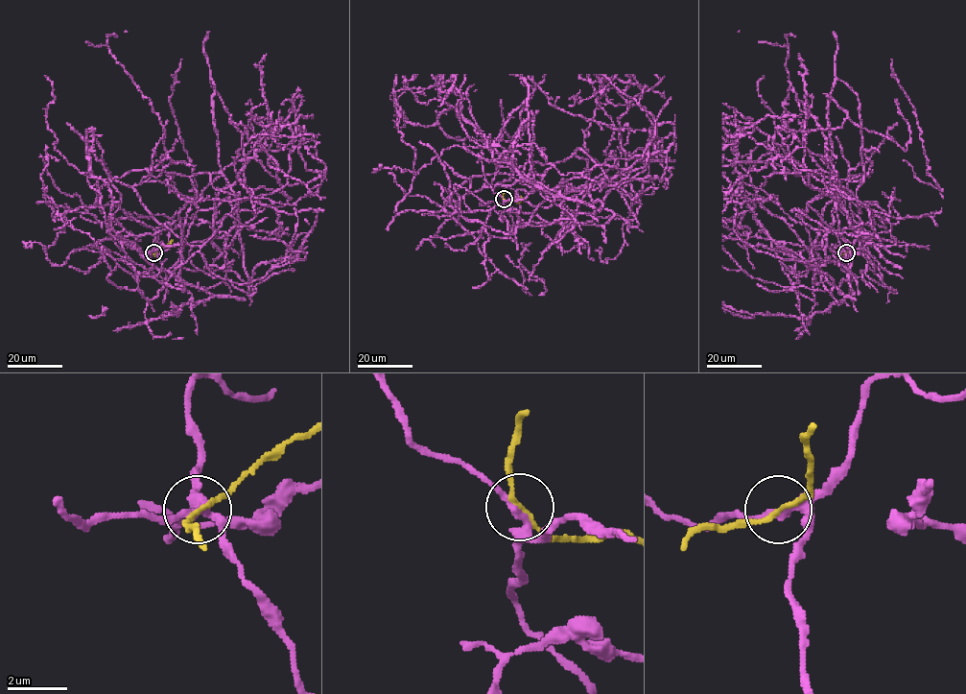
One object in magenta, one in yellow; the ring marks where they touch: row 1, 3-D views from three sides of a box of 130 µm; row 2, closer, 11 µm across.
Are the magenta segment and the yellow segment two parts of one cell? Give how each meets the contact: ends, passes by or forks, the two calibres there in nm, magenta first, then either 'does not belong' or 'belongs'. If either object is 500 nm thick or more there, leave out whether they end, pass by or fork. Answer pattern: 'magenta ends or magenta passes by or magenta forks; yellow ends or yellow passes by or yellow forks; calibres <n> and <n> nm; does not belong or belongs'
magenta forks; yellow passes by; calibres 240 and 150 nm; belongs

